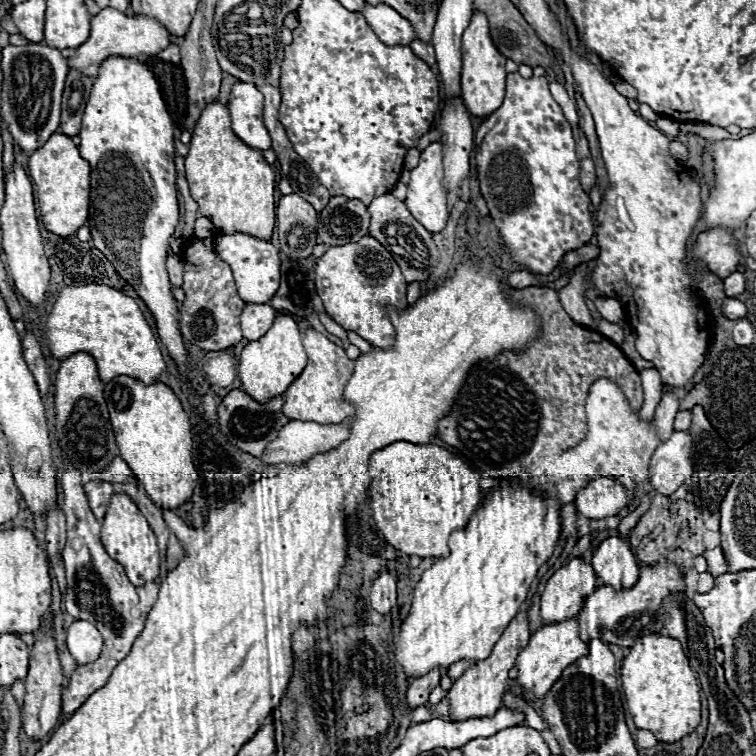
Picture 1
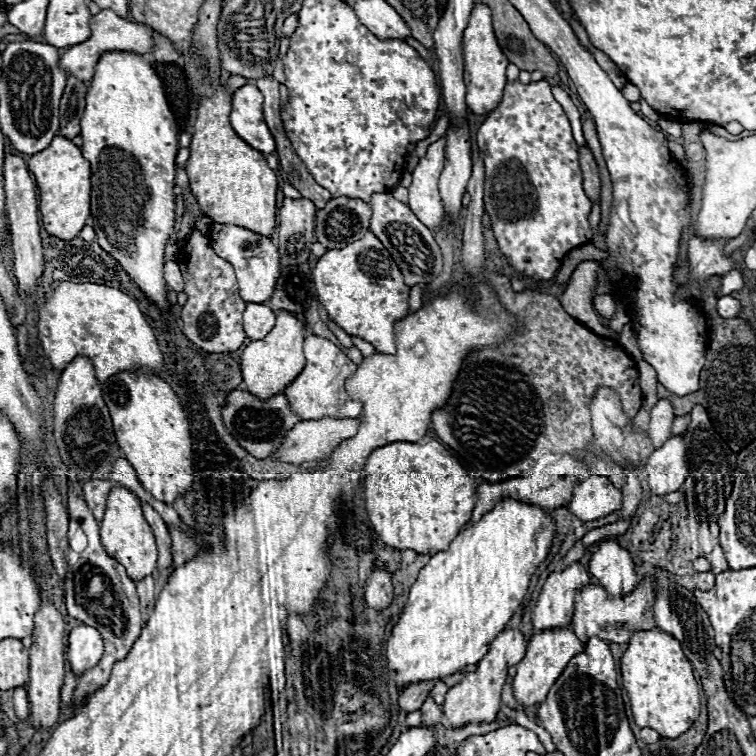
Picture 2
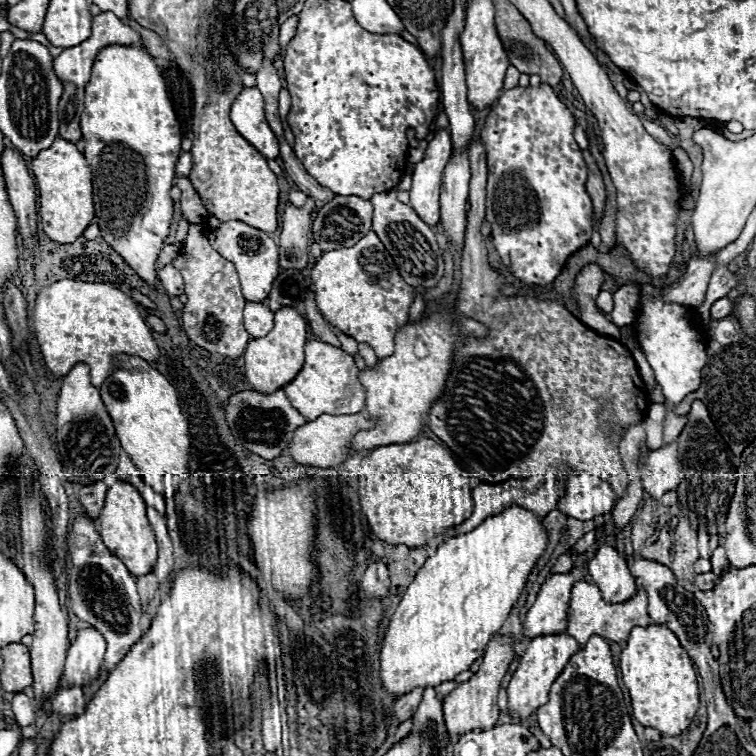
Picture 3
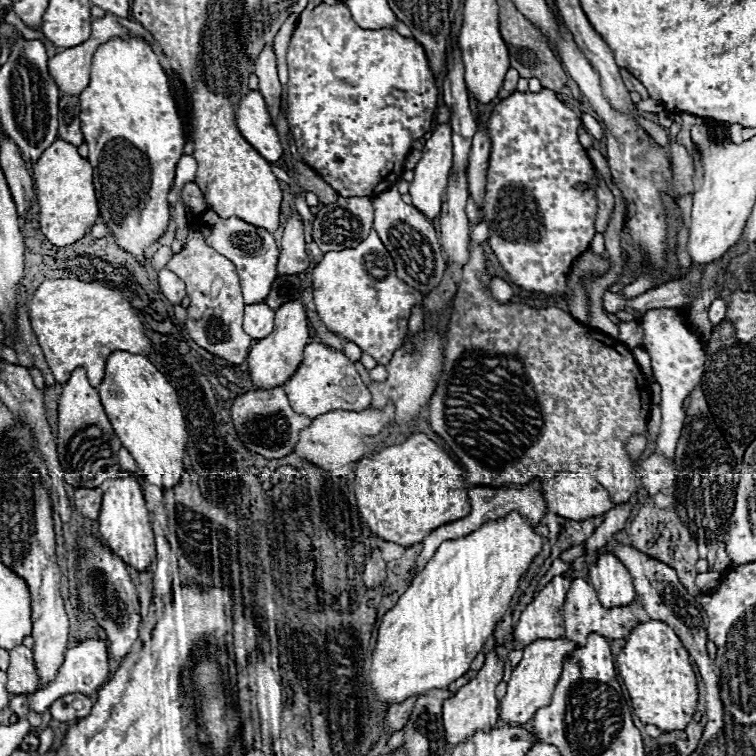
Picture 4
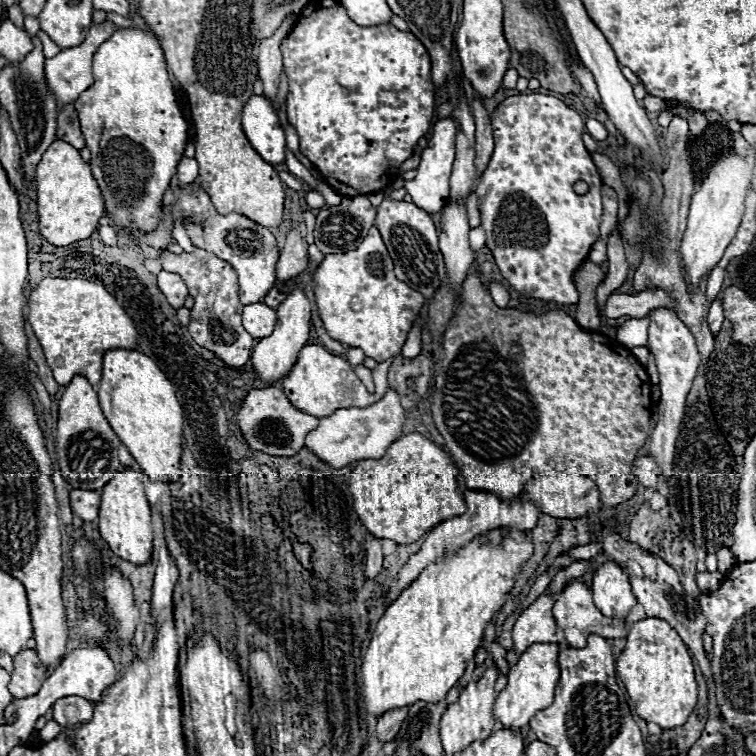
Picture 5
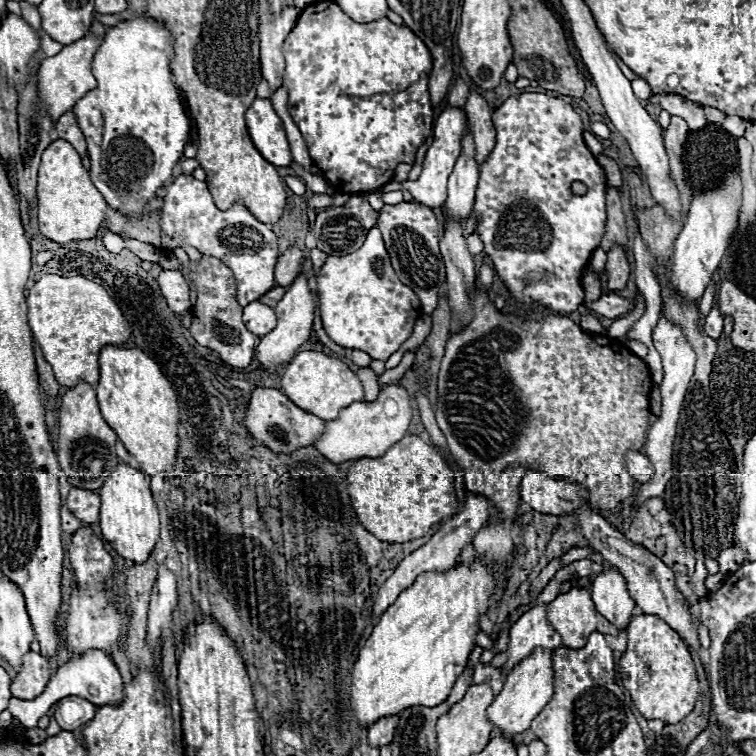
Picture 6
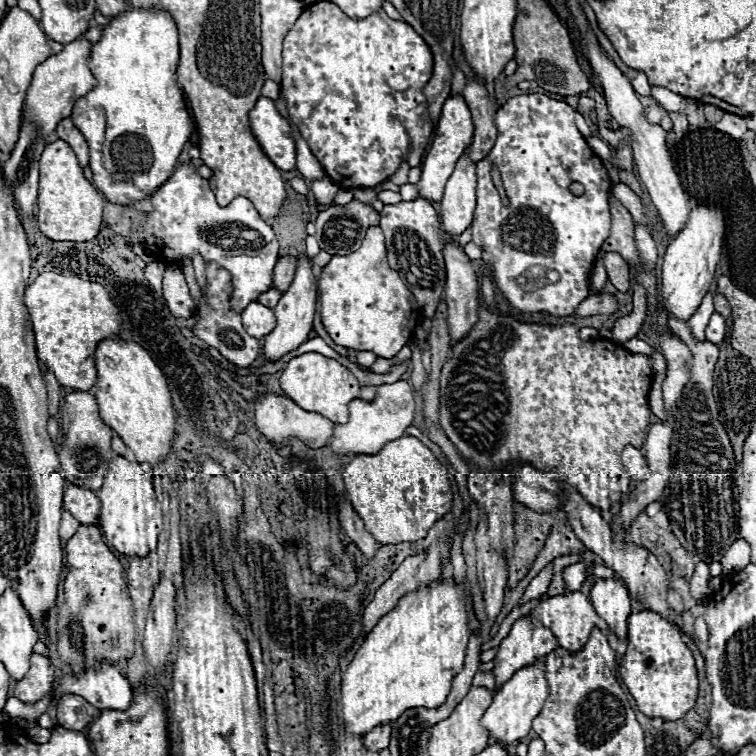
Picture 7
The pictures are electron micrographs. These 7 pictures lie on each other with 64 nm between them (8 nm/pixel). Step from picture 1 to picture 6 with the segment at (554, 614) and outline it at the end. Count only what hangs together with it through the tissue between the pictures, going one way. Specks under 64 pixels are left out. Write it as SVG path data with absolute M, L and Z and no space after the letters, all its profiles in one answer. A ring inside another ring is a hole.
M546 604L534 606L530 612L522 614L510 628L508 648L504 650L506 664L502 666L502 674L508 676L508 672L524 658L528 658L536 648L554 650L558 646L562 646L562 638L546 622Z

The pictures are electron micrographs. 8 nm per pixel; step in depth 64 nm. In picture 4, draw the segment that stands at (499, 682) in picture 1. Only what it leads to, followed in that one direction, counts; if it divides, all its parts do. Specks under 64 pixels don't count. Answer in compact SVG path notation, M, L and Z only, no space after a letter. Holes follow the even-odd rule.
M492 650L486 656L486 662L482 666L482 670L478 672L478 676L474 680L470 680L466 686L462 686L454 698L444 702L444 734L446 734L446 744L450 748L458 746L460 742L464 742L468 736L474 736L476 732L490 732L494 728L494 724L498 722L498 700L494 694L496 684L502 680L502 668L504 662L496 656L496 652Z

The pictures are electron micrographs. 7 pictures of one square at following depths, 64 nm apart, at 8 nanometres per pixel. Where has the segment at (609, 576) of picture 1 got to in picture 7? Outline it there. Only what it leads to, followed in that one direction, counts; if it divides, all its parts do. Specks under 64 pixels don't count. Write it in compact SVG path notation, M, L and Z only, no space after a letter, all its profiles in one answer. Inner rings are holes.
M598 580L592 586L590 602L596 614L608 624L610 634L626 638L628 616L630 616L630 596L622 582L616 580Z

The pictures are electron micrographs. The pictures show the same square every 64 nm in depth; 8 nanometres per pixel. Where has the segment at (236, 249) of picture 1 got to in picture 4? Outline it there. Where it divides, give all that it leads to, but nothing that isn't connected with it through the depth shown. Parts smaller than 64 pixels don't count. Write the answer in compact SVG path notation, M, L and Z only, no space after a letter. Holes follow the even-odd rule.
M214 210L212 212L202 212L194 220L196 230L202 234L204 242L212 246L218 254L224 258L232 260L236 264L236 270L240 274L240 286L244 294L246 304L258 304L258 300L264 300L270 292L270 284L276 280L276 262L278 262L278 246L272 238L272 234L264 228L252 226L236 216L232 218L220 218ZM256 254L256 256L248 256Z

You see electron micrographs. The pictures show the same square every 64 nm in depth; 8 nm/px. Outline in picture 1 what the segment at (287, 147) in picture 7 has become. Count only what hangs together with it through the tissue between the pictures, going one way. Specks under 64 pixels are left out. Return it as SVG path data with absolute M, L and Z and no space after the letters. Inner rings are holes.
M234 84L228 98L228 108L232 114L232 130L240 140L256 150L272 148L272 138L262 122L264 100L254 84Z

